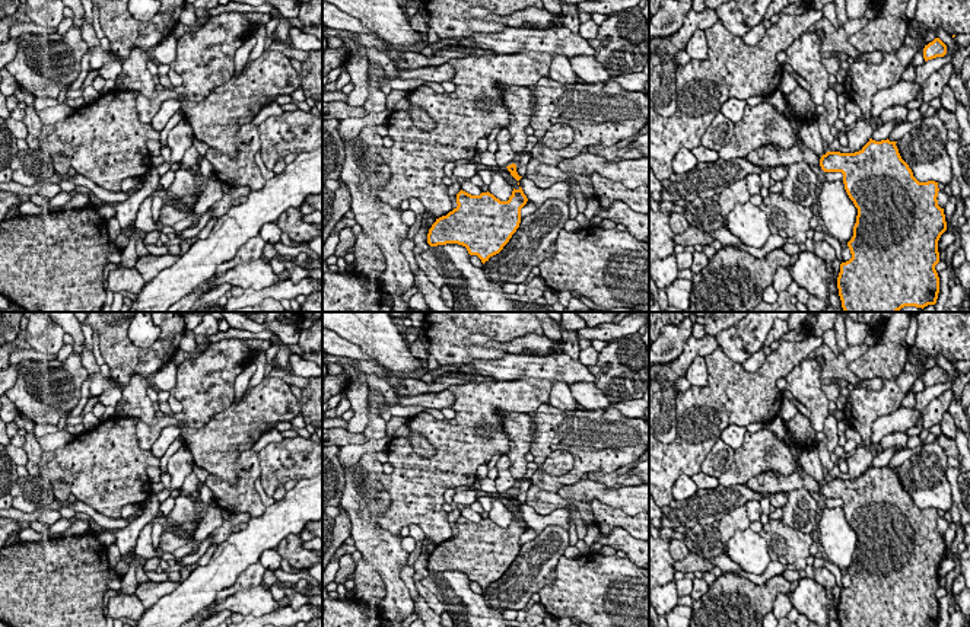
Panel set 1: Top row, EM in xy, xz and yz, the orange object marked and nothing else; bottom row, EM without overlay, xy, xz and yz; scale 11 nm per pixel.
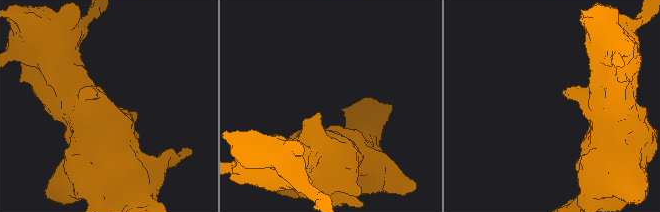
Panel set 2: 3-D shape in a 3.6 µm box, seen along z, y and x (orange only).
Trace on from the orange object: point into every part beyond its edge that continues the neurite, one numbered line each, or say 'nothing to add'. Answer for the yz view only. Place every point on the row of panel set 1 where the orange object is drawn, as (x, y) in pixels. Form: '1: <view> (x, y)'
1: yz (769, 155)

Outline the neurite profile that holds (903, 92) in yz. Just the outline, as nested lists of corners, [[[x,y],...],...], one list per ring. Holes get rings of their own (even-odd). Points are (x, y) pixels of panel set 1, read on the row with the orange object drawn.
[[[958,44],[954,45],[951,54],[947,52],[944,57],[936,57],[917,66],[915,82],[900,80],[894,86],[877,92],[872,96],[872,117],[880,117],[880,114],[887,108],[906,106],[909,102],[915,101],[923,82],[934,71],[939,70],[947,63],[951,63],[957,51],[960,51]]]

